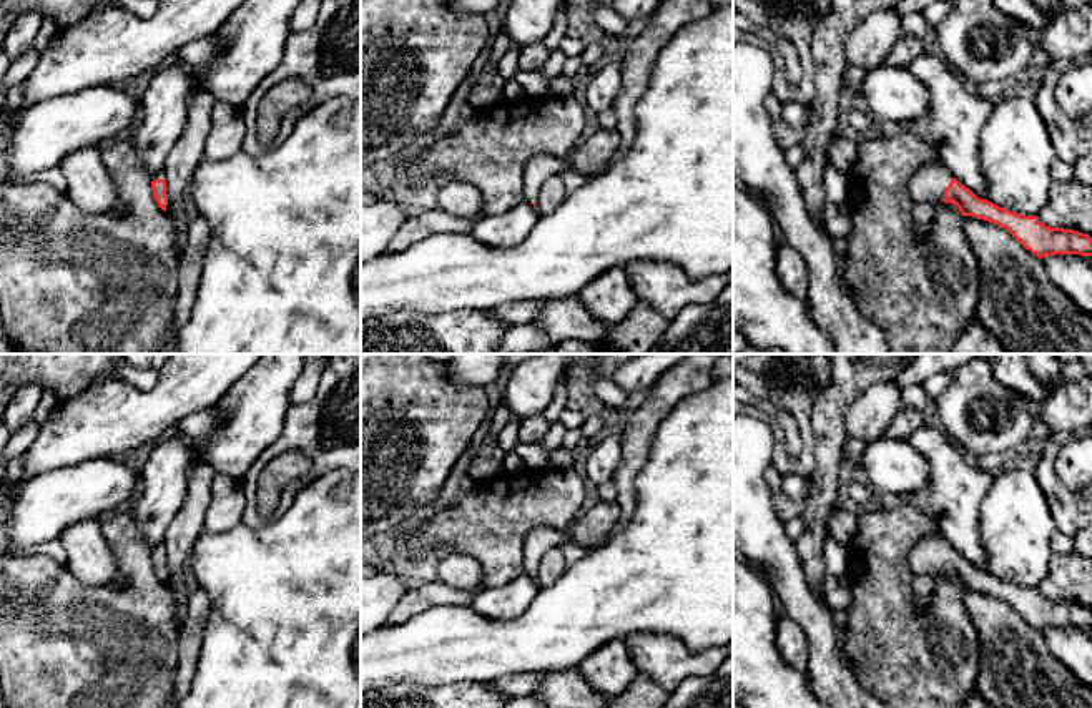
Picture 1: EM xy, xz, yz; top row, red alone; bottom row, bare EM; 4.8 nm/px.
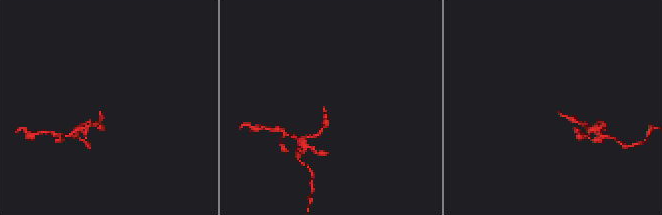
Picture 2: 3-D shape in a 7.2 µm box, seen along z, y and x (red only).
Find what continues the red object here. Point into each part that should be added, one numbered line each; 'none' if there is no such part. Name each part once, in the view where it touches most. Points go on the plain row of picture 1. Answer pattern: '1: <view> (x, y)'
1: yz (929, 554)

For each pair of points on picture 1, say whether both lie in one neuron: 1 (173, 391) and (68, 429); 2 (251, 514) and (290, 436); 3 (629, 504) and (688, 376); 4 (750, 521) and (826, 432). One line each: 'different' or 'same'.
1: same
2: same
3: same
4: different

